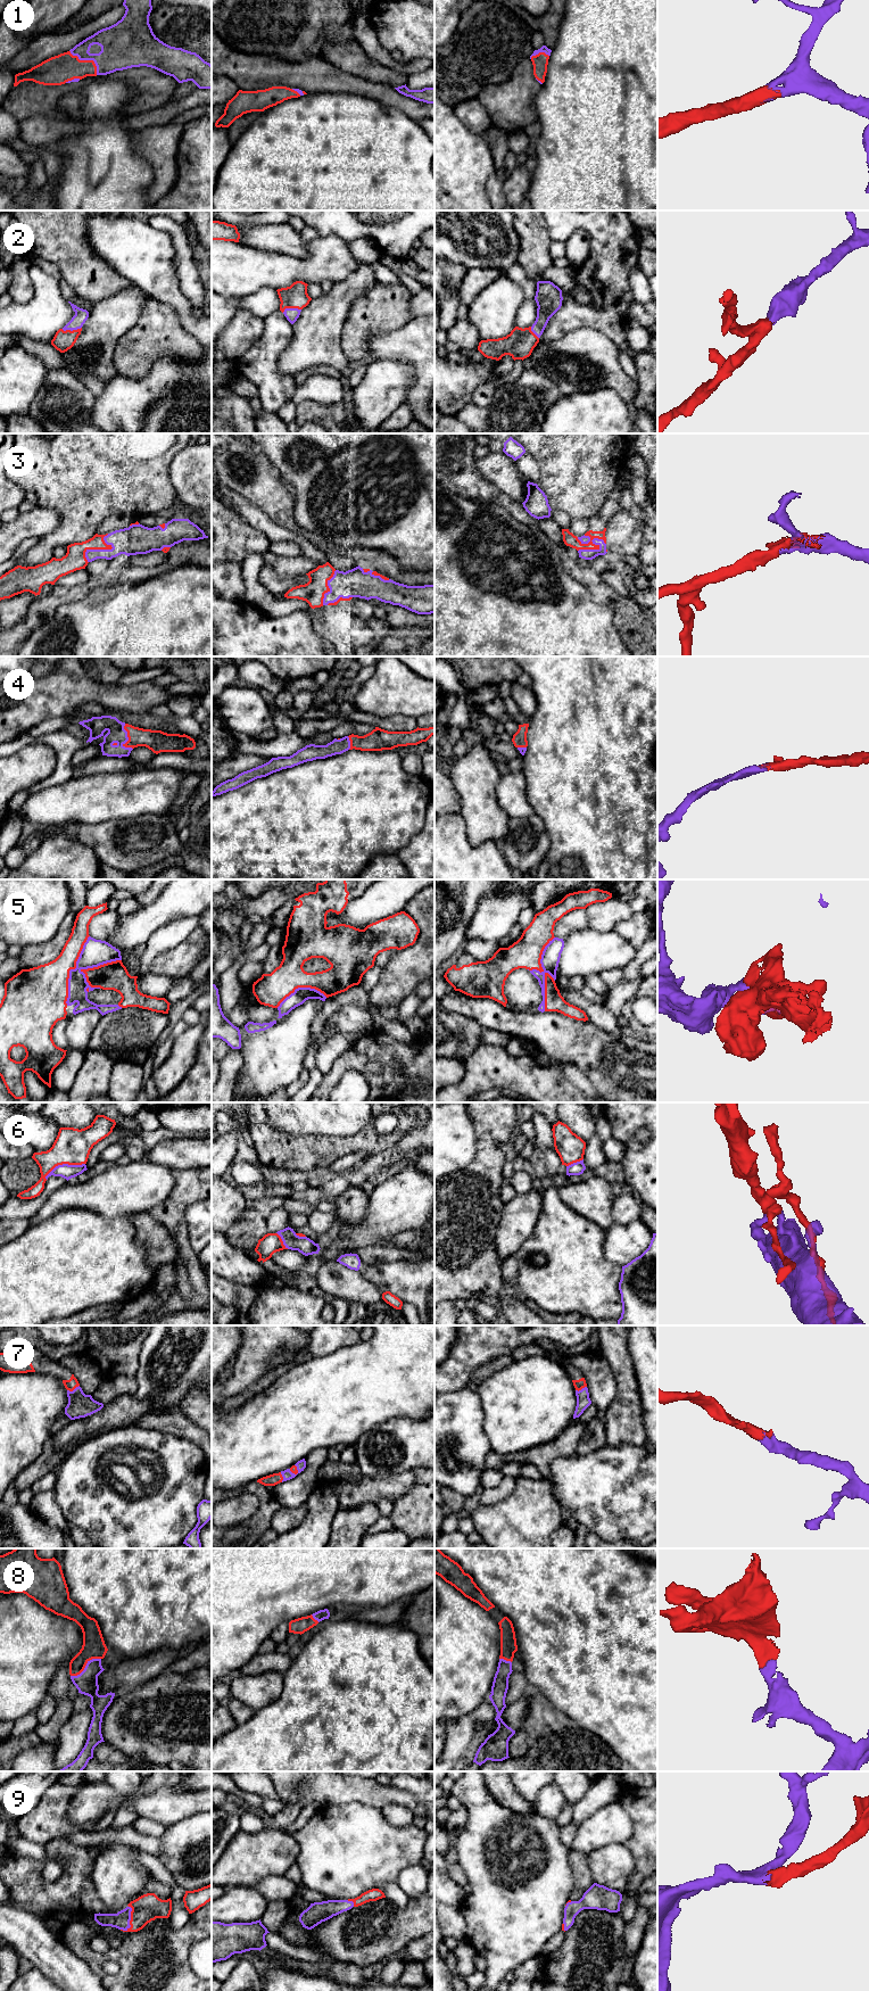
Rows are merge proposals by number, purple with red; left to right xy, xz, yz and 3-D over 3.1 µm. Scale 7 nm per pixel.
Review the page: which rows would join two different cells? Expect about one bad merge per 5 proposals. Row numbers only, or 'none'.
5, 6

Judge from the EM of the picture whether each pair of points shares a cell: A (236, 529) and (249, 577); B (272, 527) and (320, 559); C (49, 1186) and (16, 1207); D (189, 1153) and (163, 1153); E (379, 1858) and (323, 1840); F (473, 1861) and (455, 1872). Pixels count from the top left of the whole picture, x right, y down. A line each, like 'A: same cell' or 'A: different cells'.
A: different cells
B: same cell
C: same cell
D: same cell
E: same cell
F: different cells

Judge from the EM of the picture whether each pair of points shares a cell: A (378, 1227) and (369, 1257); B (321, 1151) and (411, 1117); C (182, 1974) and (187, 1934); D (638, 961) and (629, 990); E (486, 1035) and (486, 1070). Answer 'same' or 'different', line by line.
A: different
B: same
C: same
D: same
E: different

